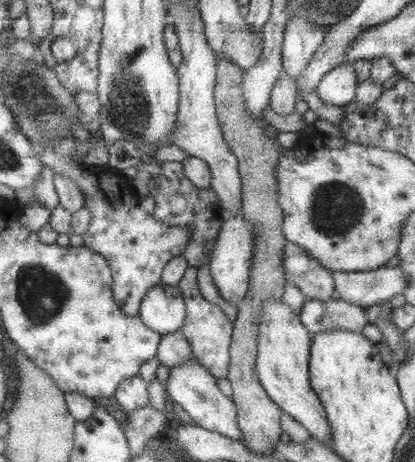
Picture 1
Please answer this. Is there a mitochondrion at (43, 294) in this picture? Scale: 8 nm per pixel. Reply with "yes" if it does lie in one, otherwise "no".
yes

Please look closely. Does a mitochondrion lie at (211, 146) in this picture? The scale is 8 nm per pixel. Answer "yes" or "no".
no

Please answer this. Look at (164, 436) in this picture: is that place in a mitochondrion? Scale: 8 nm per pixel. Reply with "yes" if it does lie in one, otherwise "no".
no

